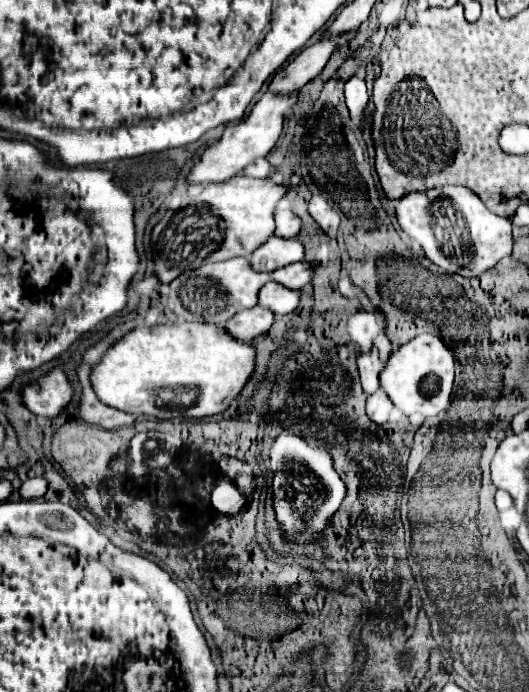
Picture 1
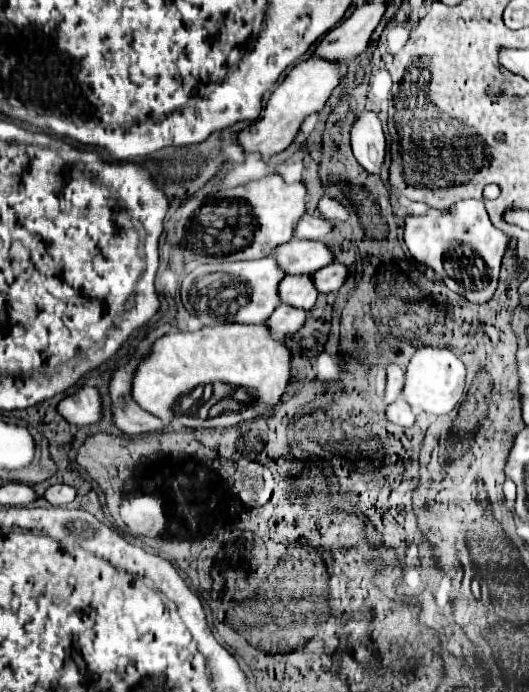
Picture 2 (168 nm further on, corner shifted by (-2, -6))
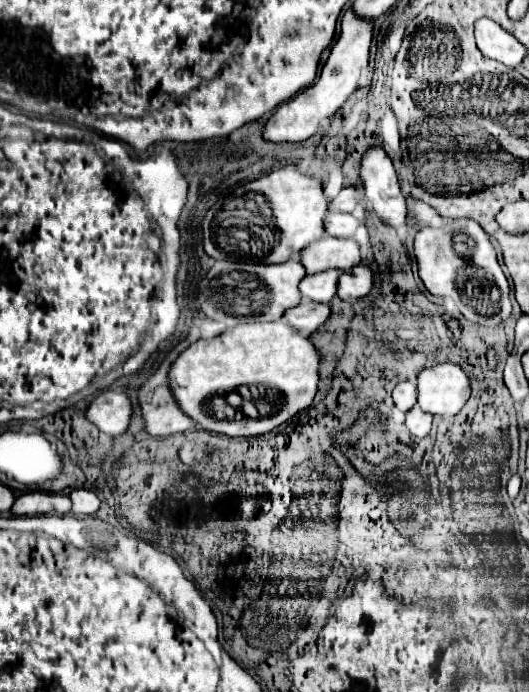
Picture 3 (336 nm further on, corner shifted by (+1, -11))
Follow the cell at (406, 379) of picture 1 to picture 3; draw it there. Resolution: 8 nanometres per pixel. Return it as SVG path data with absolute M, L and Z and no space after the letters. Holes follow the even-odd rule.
M437 363L417 375L417 405L431 415L455 415L469 399L469 379L455 363Z

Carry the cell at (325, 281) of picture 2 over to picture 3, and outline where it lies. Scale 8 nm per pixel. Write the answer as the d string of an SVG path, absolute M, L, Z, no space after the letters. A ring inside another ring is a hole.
M365 265L361 267L353 267L347 269L339 275L337 279L337 297L339 299L347 299L347 297L365 297L373 287L371 281L371 269L367 269Z

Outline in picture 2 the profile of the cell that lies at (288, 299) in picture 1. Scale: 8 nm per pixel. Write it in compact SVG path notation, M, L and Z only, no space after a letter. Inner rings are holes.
M300 274L300 276L286 276L280 284L280 300L284 304L310 310L316 304L318 290L312 280L314 274Z

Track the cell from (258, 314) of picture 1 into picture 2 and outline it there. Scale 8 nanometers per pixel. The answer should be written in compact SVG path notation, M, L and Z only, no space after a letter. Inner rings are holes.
M280 304L274 314L270 316L268 320L268 326L272 330L274 336L278 338L284 338L288 334L294 334L298 332L304 324L306 324L306 310L298 310L294 306L288 306L288 304Z

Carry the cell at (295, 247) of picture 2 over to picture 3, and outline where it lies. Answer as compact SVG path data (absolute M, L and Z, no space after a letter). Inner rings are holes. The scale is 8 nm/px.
M321 237L301 249L299 261L307 275L327 269L351 269L359 261L359 243L353 239Z

